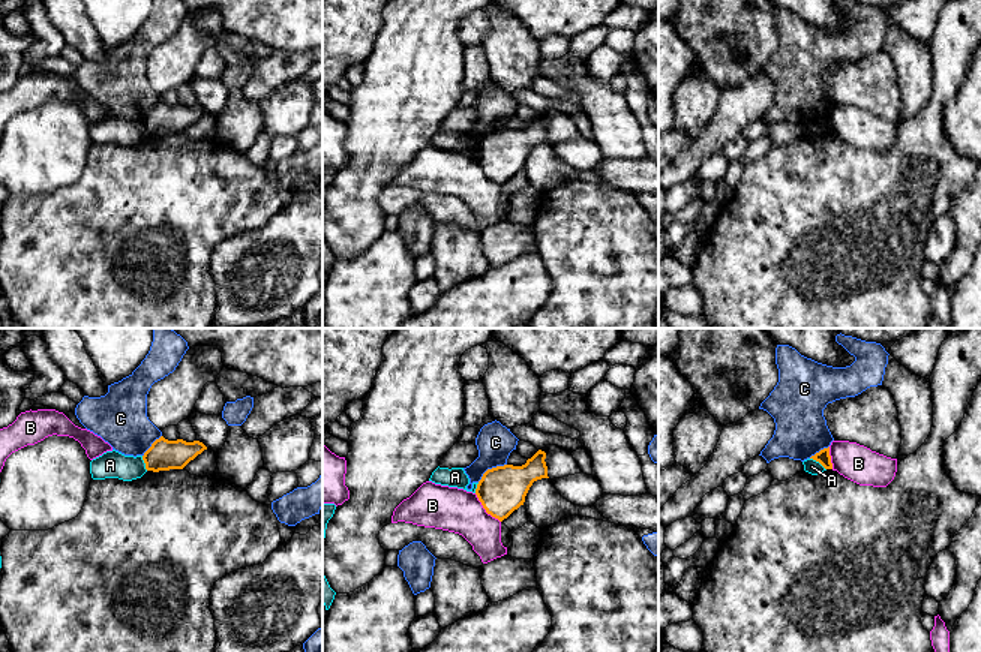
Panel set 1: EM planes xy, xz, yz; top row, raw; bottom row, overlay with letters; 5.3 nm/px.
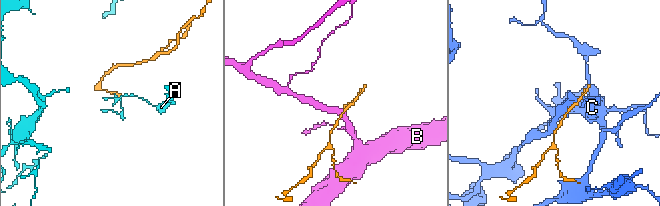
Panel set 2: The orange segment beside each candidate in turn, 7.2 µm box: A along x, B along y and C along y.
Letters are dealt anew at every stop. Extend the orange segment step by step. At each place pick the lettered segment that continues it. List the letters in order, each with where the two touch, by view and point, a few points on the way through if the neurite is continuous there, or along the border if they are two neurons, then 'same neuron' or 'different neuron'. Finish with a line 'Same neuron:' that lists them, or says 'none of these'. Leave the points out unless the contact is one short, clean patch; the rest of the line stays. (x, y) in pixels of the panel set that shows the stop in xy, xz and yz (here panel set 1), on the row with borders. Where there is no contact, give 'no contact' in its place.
A: meets orange in yz at (818, 460); border along yz (810, 457), (825, 469); different neuron
B: meets orange in xz at (485, 508); border along xz (474, 493), (482, 507), (500, 522); different neuron
C: meets orange in xz at (492, 468); border along xz (506, 463), (489, 468), (477, 481); different neuron
Same neuron: none of these

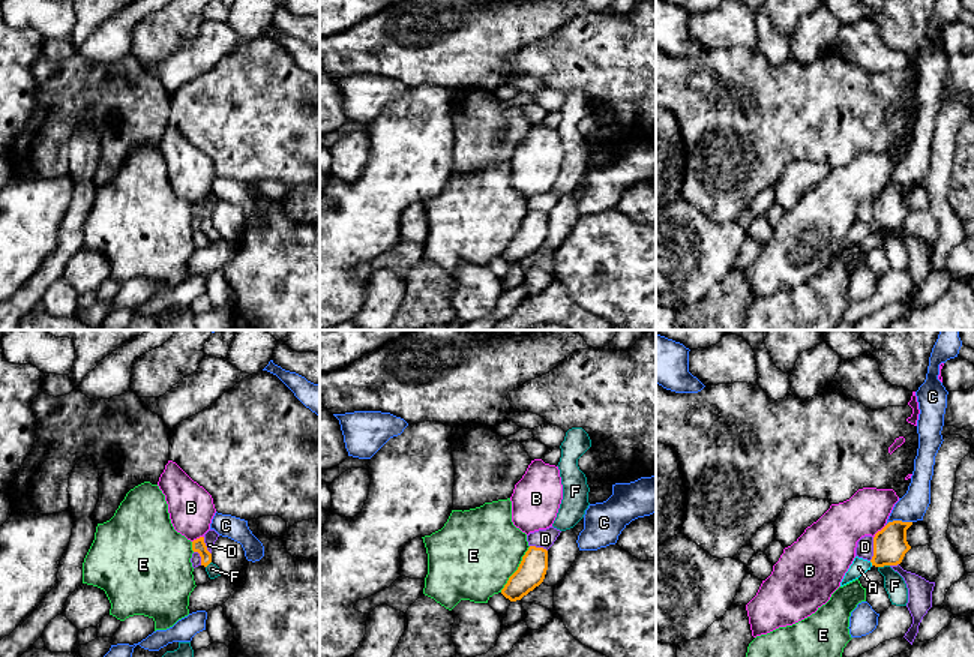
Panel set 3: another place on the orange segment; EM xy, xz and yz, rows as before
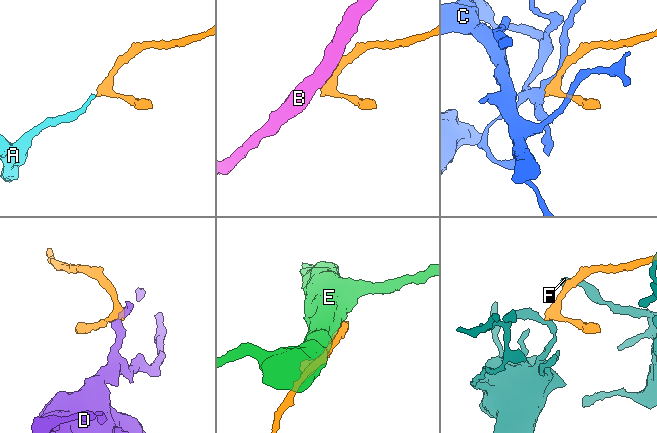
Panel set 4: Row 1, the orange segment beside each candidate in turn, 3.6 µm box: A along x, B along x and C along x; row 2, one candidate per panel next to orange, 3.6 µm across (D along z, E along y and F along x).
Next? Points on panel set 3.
A: meets orange in yz at (871, 561); runs through yz (890, 545), (871, 561), (859, 567); same neuron
B: meets orange in yz at (878, 531); different neuron
C: meets orange in yz at (898, 521); border along yz (911, 521), (890, 521), (886, 525); different neuron
D: meets orange in yz at (874, 549); border along yz (874, 537), (874, 555), (869, 560); different neuron
E: meets orange in xz at (518, 569); different neuron
F: meets orange in yz at (883, 566); different neuron
Same neuron: A

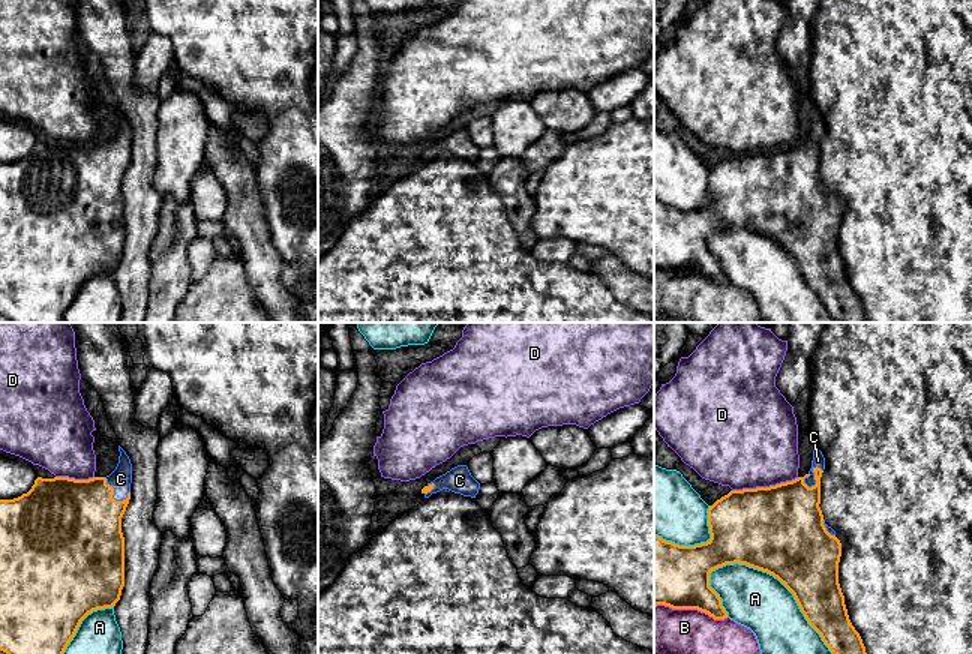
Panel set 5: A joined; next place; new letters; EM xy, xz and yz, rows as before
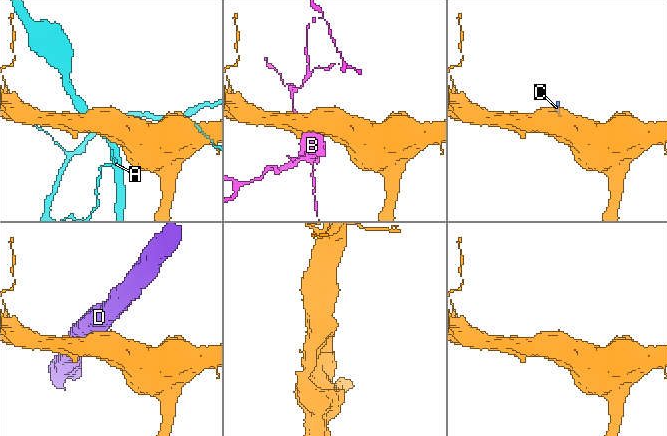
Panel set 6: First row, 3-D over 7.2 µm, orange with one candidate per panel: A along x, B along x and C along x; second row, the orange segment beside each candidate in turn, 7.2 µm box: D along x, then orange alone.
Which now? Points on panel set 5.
A: meets orange in yz at (780, 581); different neuron
B: meets orange in yz at (692, 608); different neuron
C: meets orange in yz at (815, 479); same neuron
D: meets orange in yz at (765, 488); border along yz (798, 477), (768, 486), (732, 491); different neuron
Same neuron: C

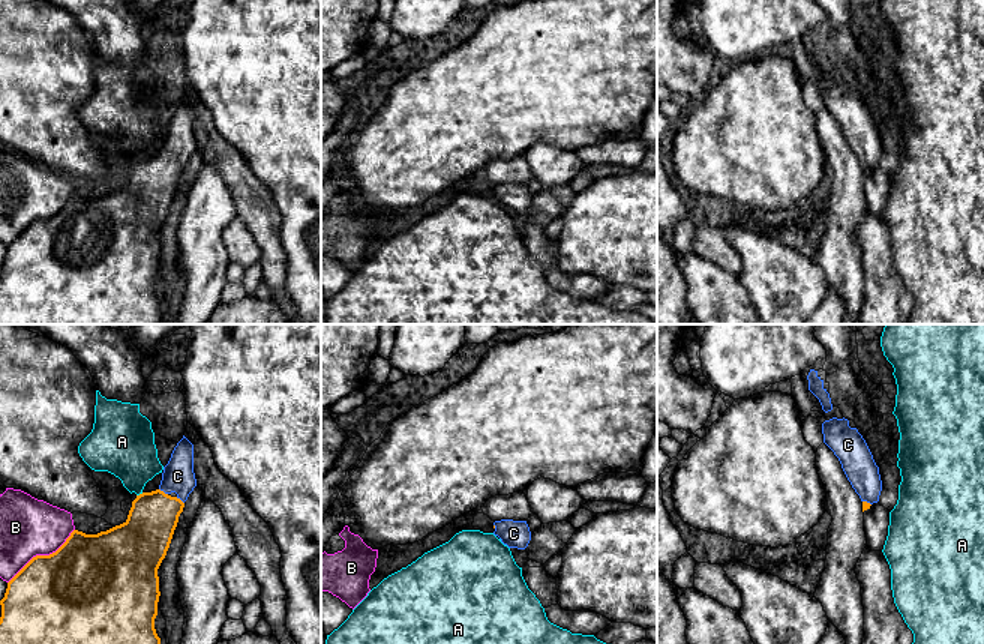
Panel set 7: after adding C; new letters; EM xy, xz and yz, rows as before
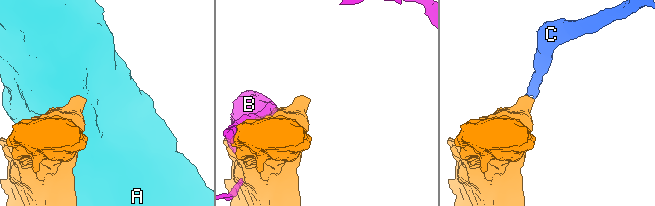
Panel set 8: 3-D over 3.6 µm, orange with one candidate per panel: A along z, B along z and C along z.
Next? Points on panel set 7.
A: meets orange in xy at (140, 494); different neuron
B: meets orange in xy at (42, 556); different neuron
C: meets orange in xy at (162, 491); runs through xy (146, 535), (156, 514), (162, 491), (177, 476); same neuron
Same neuron: C

